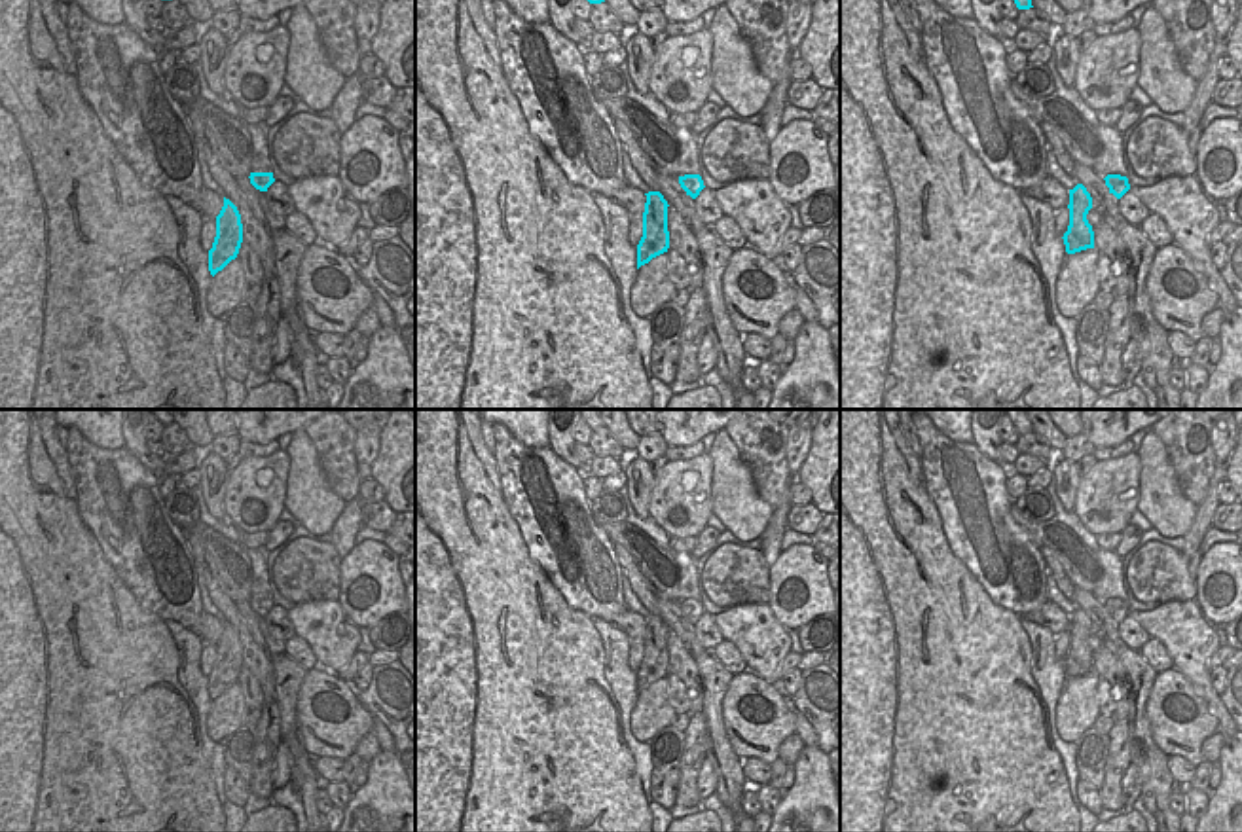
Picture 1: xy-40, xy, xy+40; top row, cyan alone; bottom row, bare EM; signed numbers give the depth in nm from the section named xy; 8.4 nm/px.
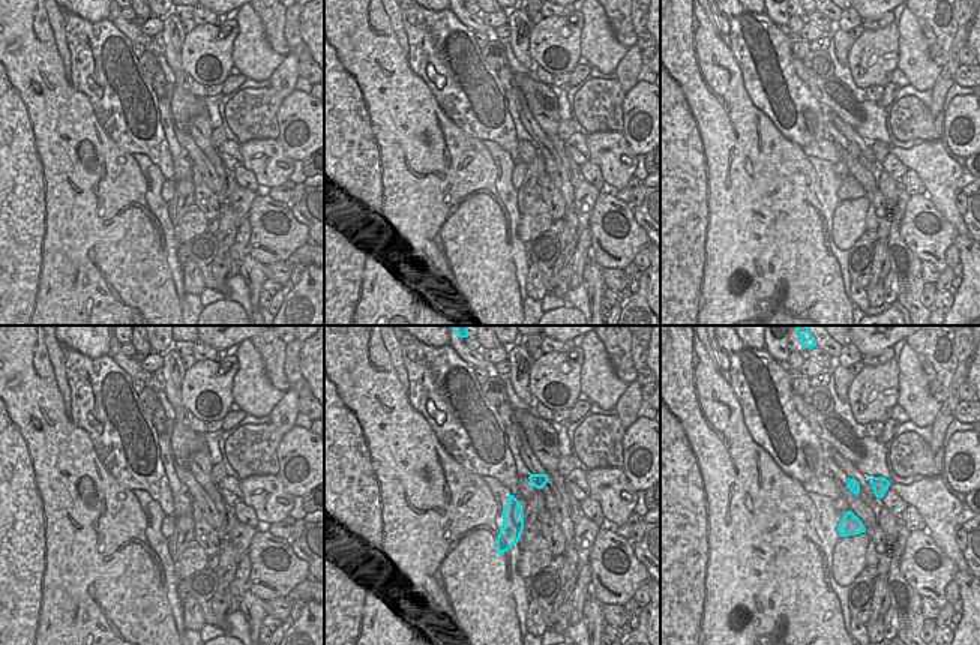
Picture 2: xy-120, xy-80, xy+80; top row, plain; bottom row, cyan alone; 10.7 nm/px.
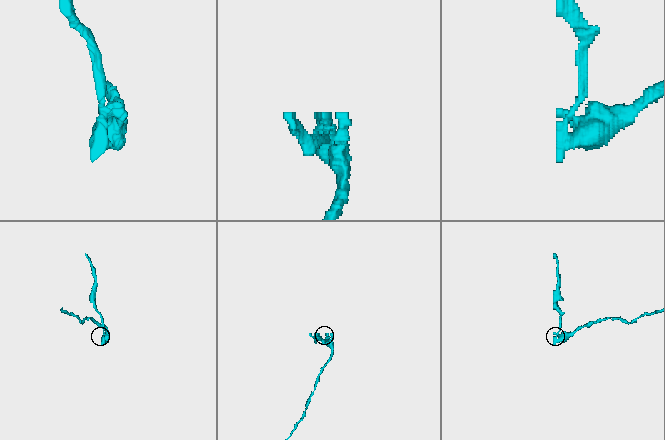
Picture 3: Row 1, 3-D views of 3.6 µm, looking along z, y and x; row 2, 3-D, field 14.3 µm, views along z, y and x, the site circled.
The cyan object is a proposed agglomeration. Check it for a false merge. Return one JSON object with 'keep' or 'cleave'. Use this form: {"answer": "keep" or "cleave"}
{"answer": "cleave"}

